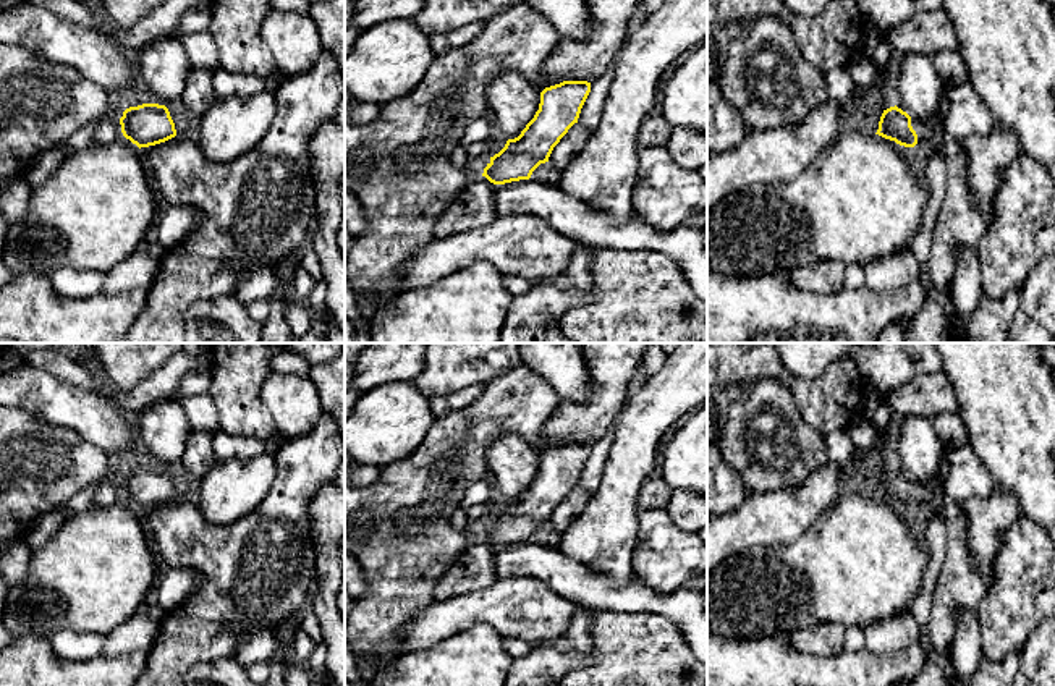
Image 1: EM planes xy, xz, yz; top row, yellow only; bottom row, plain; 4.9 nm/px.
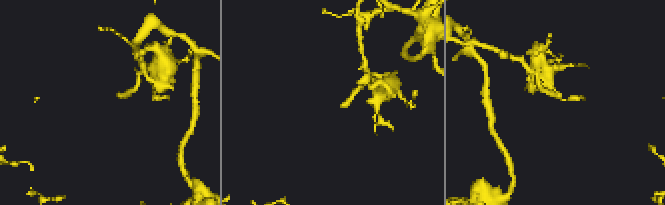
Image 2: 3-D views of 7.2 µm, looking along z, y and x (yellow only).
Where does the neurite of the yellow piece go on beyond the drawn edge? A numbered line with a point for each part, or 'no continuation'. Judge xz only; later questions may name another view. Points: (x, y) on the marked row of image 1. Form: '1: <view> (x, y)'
1: xz (474, 207)

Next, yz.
1: yz (958, 225)

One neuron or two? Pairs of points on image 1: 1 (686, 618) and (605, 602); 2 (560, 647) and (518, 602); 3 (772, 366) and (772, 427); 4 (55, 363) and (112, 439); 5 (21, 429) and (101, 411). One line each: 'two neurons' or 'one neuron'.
1: one neuron
2: two neurons
3: two neurons
4: two neurons
5: two neurons

